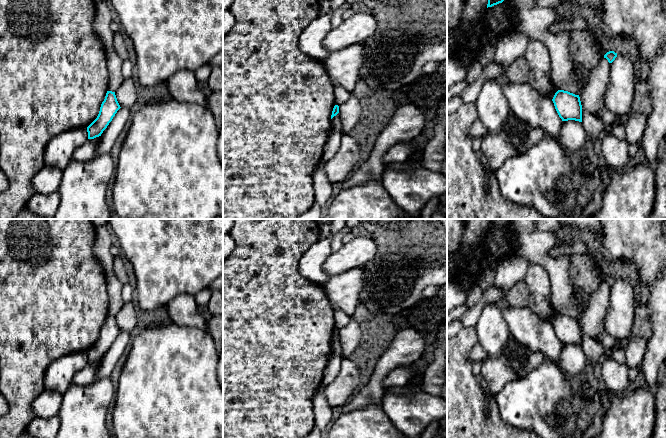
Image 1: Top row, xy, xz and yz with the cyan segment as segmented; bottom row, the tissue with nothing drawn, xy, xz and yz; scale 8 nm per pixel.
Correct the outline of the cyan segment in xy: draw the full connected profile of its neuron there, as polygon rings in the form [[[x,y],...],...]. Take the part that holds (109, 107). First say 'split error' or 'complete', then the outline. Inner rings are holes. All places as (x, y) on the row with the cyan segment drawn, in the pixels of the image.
complete; [[[107,91],[97,118],[87,127],[88,139],[101,136],[120,108],[115,92]]]

